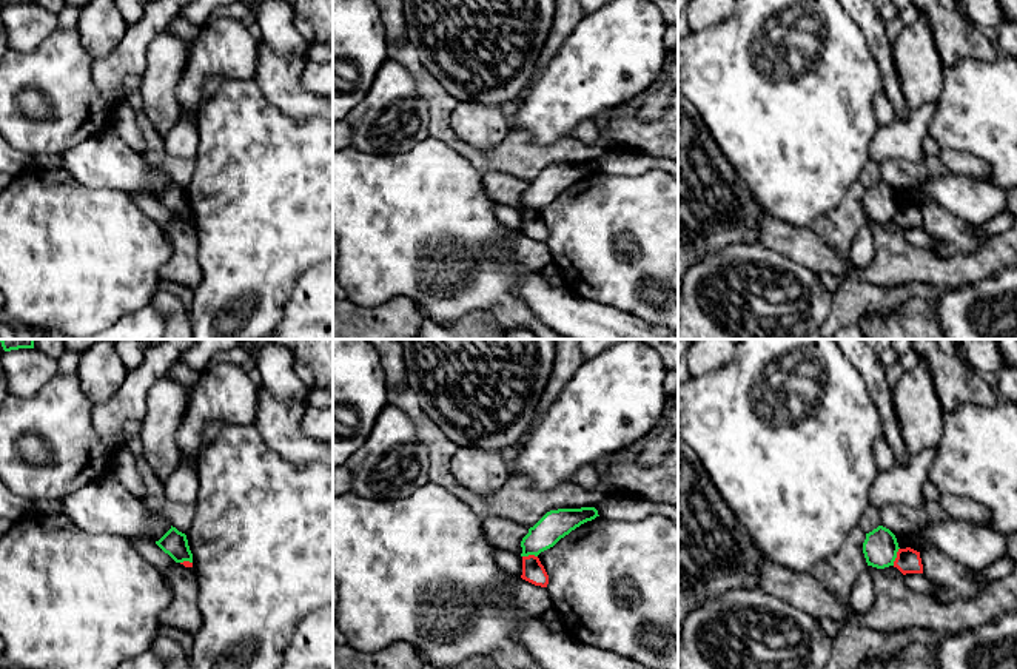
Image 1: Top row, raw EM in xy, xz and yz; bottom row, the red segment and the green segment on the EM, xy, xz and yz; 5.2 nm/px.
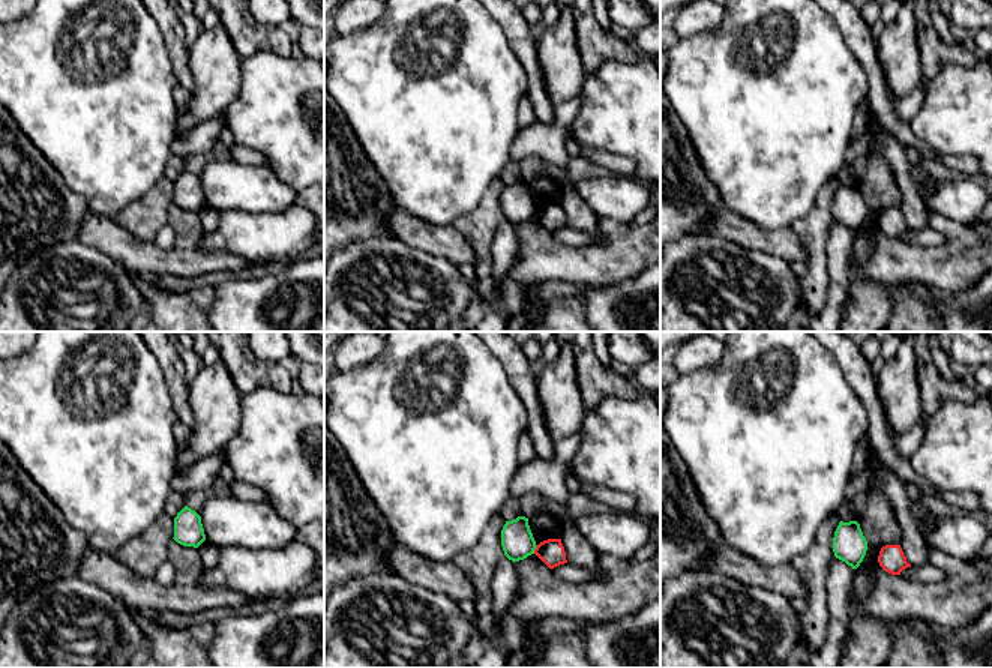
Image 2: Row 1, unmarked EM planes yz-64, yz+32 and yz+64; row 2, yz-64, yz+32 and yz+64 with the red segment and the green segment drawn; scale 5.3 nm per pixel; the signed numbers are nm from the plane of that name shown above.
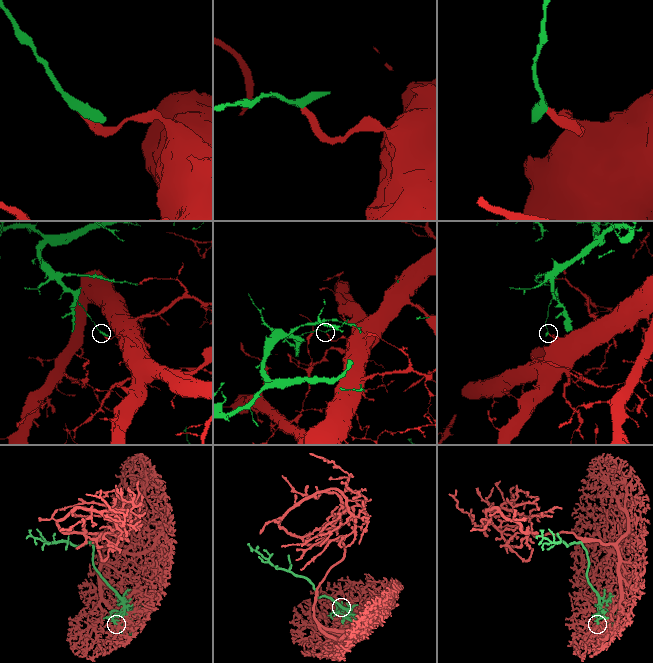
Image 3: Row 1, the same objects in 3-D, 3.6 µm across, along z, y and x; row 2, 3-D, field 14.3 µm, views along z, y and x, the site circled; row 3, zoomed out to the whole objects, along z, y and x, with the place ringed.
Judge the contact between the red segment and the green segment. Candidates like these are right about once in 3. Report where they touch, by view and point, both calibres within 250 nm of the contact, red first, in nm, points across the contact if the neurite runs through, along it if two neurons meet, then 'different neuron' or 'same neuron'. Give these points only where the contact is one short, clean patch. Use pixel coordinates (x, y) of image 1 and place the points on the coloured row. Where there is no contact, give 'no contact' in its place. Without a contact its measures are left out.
yz (897, 557) | 130/180 nm | along yz (899, 547), (892, 564) | different neuron

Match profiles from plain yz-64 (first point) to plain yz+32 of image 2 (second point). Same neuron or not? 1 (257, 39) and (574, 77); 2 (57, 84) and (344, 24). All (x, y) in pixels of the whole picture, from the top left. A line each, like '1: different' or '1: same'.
1: different
2: different

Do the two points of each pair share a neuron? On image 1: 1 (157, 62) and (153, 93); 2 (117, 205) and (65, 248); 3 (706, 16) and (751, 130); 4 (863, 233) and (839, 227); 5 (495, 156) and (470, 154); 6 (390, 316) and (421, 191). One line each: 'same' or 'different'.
1: same
2: same
3: different
4: different
5: same
6: different

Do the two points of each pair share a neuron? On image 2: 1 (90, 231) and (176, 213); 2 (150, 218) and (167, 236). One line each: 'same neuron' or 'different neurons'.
1: same neuron
2: different neurons

